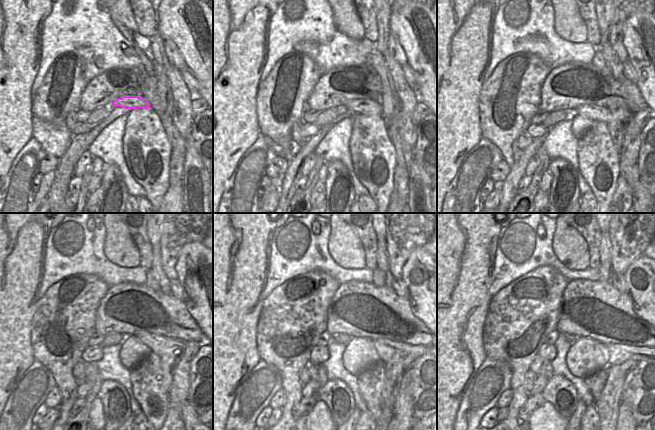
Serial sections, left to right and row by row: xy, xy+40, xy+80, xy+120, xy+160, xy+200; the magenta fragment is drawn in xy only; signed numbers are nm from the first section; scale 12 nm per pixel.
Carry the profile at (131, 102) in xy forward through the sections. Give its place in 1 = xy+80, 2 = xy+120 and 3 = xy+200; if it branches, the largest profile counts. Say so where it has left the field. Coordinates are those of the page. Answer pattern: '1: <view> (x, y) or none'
1: xy+80 (615, 119)
2: xy+120 (166, 348)
3: xy+200 (617, 353)

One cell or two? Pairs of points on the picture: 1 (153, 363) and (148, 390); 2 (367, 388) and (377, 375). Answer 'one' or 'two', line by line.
1: one
2: one

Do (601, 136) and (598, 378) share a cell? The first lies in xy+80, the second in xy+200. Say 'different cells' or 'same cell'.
same cell

